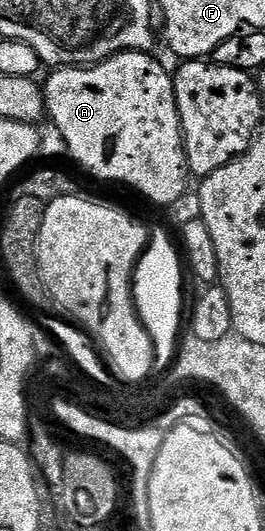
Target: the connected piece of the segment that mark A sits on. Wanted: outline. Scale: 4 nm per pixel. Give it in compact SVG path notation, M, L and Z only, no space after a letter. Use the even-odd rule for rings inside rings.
M131 51L128 53L118 53L115 57L109 57L99 65L87 65L85 67L58 67L47 81L44 81L44 96L46 98L46 111L49 120L54 120L54 125L58 128L58 133L62 136L62 141L66 144L66 149L91 173L94 177L99 177L102 181L119 181L122 185L127 185L130 189L135 189L142 197L147 197L154 205L174 205L182 197L182 192L186 189L186 146L182 140L182 121L178 118L178 104L174 94L174 78L158 61L150 58L151 54L146 51Z

